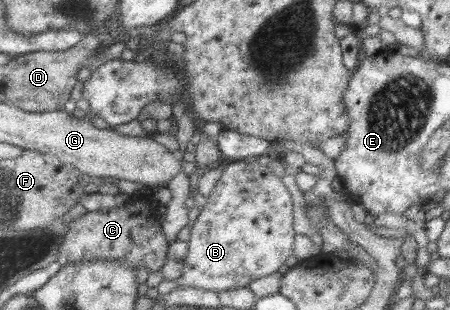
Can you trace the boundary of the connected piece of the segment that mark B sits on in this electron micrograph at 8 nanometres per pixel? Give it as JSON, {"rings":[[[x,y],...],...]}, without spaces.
{"rings":[[[254,159],[229,163],[199,217],[191,224],[189,256],[177,287],[199,287],[220,293],[245,288],[257,279],[275,274],[291,256],[296,241],[293,200],[281,177]]]}

